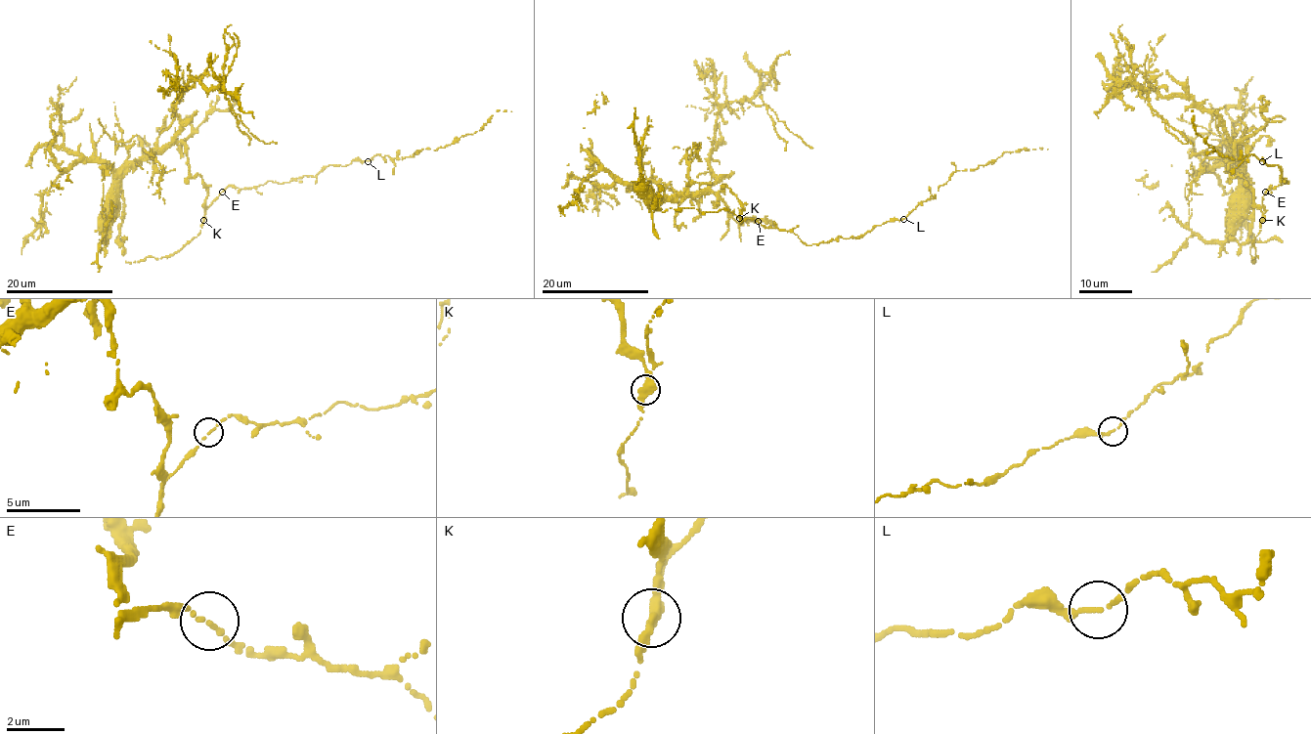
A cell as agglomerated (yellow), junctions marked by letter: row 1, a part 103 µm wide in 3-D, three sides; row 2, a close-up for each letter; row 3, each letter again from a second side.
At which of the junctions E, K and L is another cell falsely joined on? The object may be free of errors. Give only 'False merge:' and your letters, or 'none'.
False merge: K

